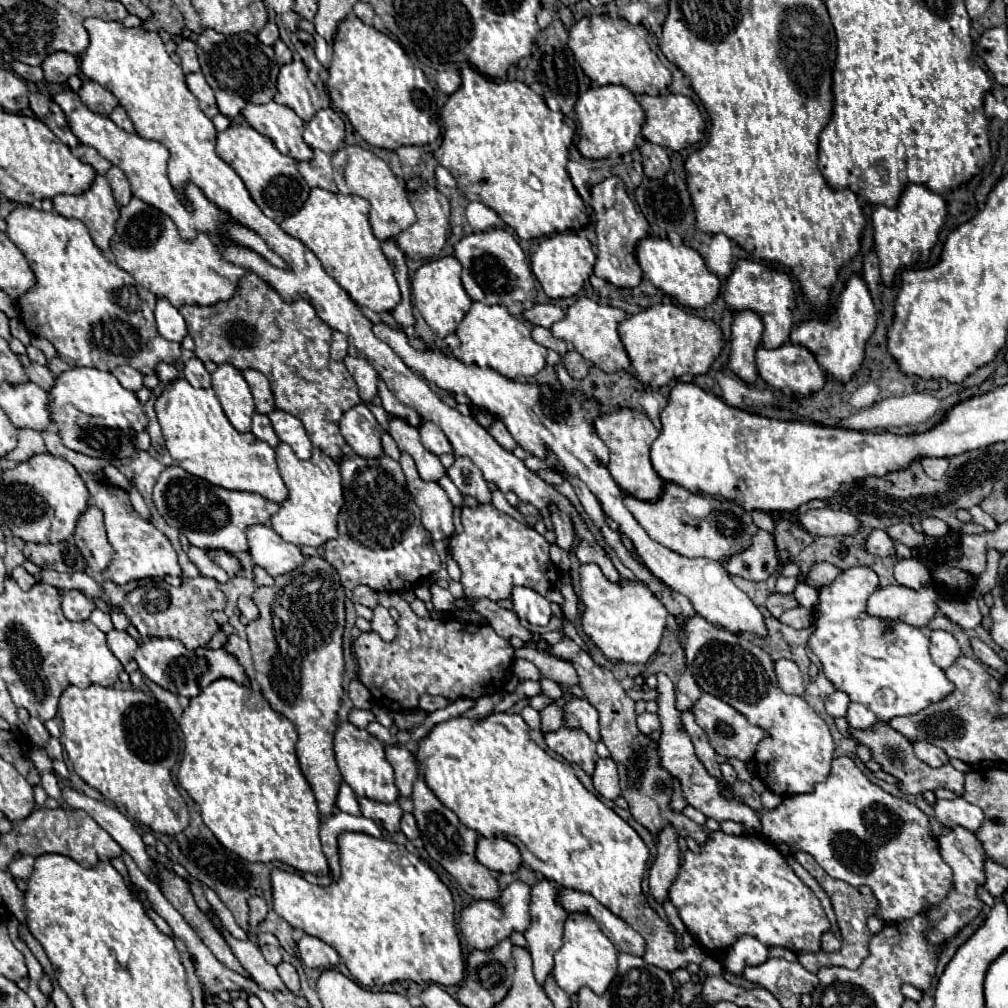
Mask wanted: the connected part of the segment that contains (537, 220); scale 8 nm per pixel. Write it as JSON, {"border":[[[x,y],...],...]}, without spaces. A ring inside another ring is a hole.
{"border":[[[470,63],[460,65],[462,87],[452,93],[442,107],[444,139],[434,153],[436,161],[446,167],[464,191],[468,201],[480,201],[494,209],[508,227],[512,227],[520,239],[534,239],[560,231],[578,231],[588,225],[584,203],[574,189],[566,171],[568,147],[572,145],[576,125],[564,113],[548,109],[544,99],[536,95],[522,81],[494,83],[480,75]]]}

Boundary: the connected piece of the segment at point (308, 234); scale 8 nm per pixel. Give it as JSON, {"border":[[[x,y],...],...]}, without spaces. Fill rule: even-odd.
{"border":[[[312,189],[302,209],[292,217],[286,217],[280,227],[314,251],[326,273],[334,277],[356,303],[374,313],[390,313],[400,303],[400,289],[394,271],[380,249],[380,241],[370,229],[368,211],[370,203],[358,195]]]}

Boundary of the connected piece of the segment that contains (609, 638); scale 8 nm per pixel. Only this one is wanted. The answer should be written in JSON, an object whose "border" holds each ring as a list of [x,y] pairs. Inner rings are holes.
{"border":[[[598,565],[580,567],[580,599],[584,603],[582,631],[612,663],[646,663],[658,649],[668,611],[644,585],[630,581],[610,583]]]}

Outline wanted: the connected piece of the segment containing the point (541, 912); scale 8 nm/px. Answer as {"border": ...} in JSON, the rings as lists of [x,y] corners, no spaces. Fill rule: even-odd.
{"border":[[[540,879],[536,885],[532,885],[532,903],[530,903],[530,913],[532,913],[532,923],[524,931],[524,937],[528,941],[528,949],[532,953],[534,961],[534,977],[540,985],[544,985],[546,975],[554,969],[554,953],[562,945],[562,925],[568,917],[568,911],[556,901],[558,897],[558,883],[550,879]]]}

